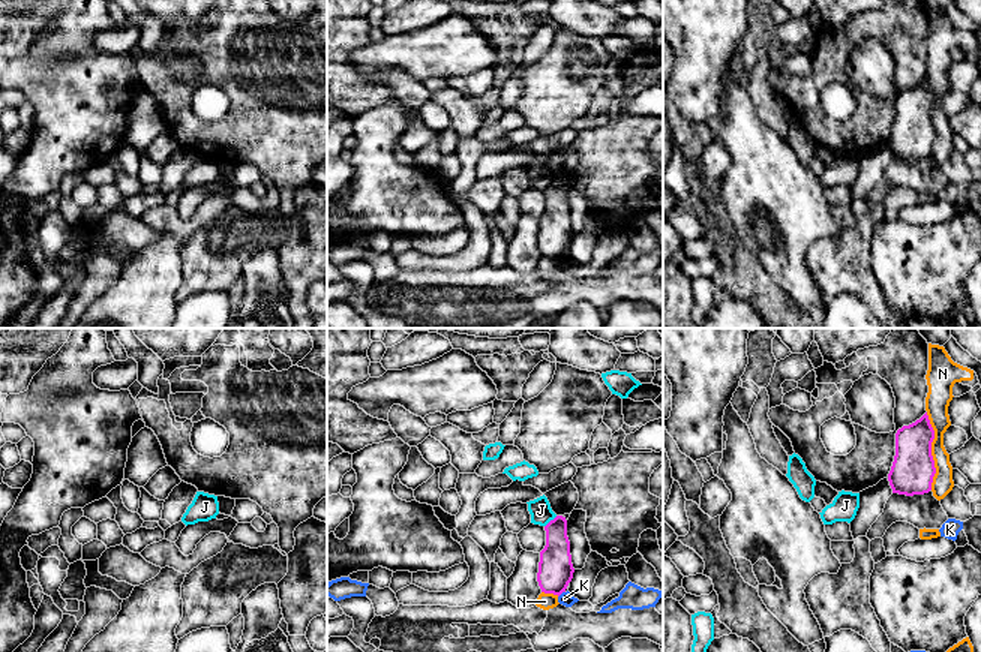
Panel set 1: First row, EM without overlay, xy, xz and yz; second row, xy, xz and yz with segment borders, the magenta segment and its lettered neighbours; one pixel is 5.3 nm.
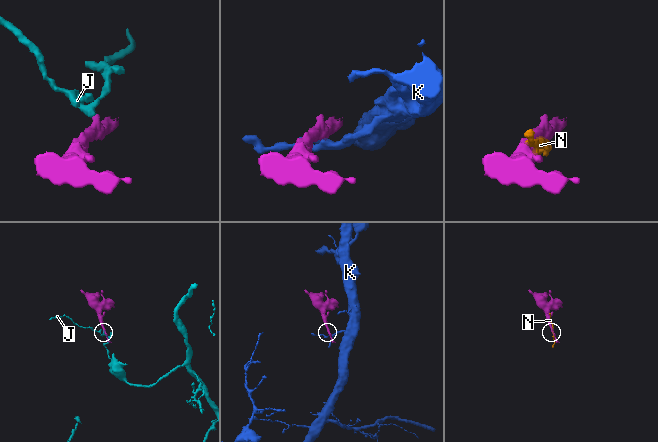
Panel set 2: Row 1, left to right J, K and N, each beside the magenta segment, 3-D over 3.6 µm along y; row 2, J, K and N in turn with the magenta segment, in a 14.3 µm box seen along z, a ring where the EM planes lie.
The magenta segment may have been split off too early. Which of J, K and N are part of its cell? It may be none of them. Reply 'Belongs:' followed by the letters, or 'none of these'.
Belongs: none of these

